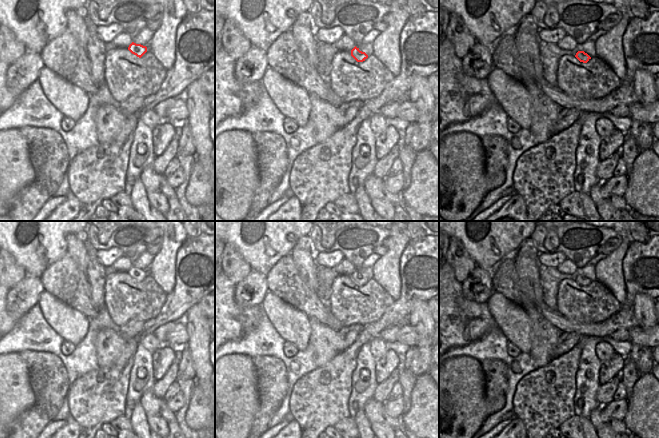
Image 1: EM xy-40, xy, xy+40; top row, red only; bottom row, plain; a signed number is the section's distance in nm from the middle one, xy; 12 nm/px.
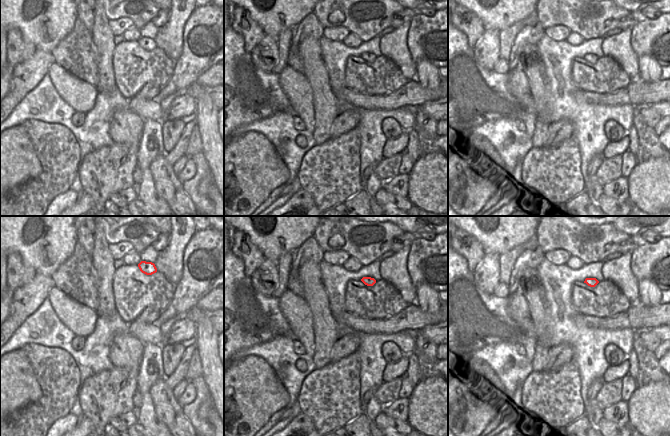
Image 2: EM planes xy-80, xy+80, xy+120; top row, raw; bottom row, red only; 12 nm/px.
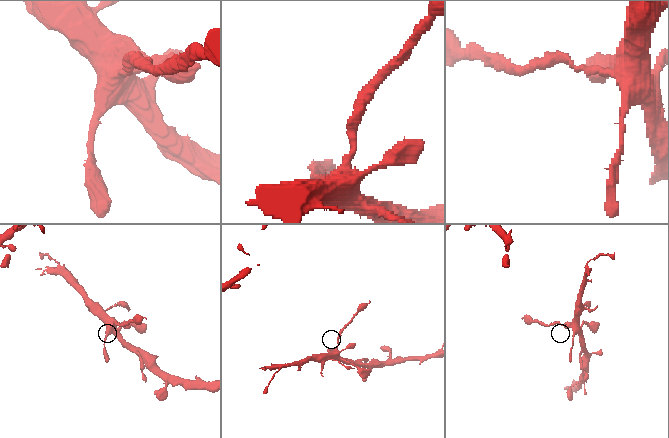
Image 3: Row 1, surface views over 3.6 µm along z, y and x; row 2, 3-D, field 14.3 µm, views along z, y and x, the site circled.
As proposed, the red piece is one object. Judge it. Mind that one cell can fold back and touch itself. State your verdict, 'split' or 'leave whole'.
split

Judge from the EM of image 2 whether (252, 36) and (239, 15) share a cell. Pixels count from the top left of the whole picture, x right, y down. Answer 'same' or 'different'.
same

